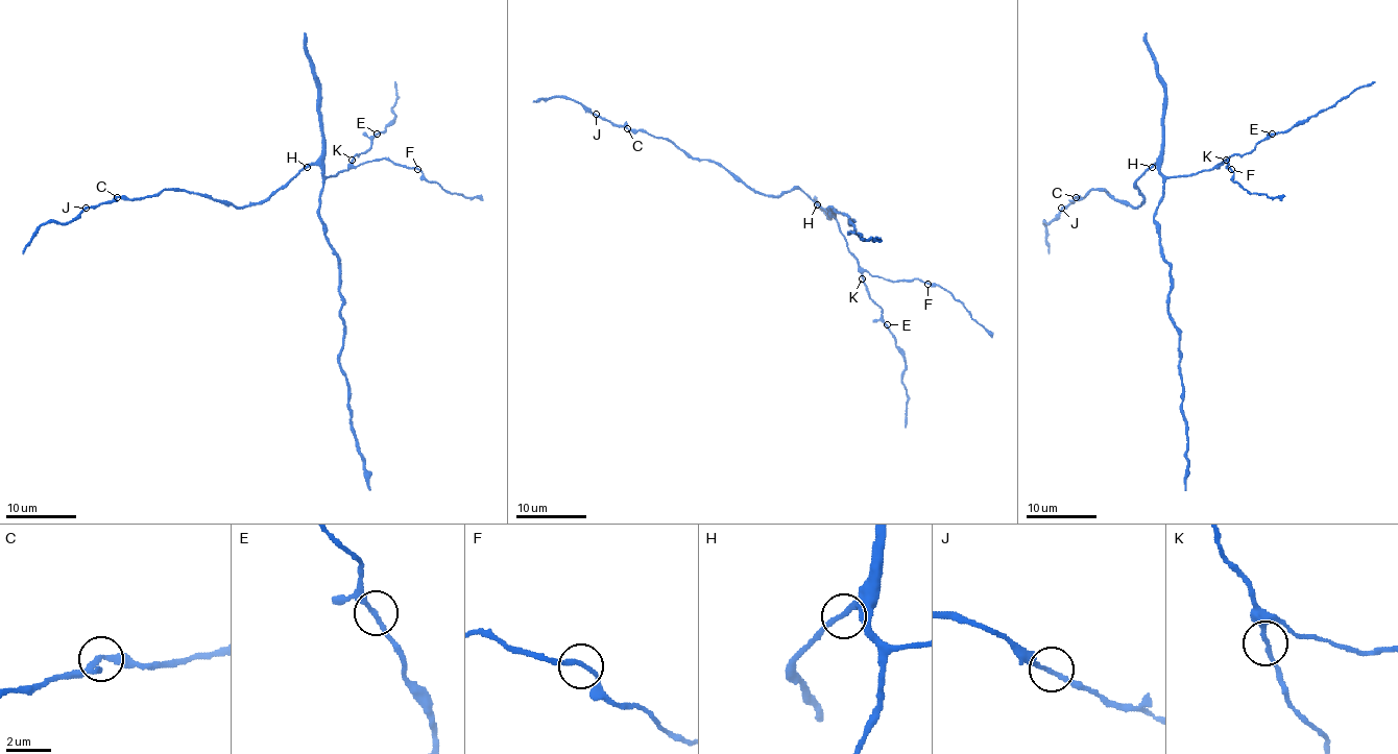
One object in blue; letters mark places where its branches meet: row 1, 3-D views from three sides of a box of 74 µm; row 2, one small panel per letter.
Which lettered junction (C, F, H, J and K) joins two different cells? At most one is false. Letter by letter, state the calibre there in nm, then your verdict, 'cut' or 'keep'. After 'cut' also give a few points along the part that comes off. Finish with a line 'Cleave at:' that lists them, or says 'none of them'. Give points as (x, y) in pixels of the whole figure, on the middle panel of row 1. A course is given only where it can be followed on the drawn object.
C: calibre 280 nm; keep
F: calibre 180 nm; keep
H: calibre 220 nm; keep
J: calibre 200 nm; keep
K: calibre 190 nm; keep
Cleave at: none of them

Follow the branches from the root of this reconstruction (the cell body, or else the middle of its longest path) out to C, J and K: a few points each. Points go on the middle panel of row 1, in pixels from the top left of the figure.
C: (817, 205), (798, 188), (778, 195), (753, 192), (716, 163), (690, 157), (665, 139), (627, 127)
J: (817, 205), (798, 188), (778, 195), (753, 192), (713, 162), (690, 157), (665, 139), (627, 129), (596, 114)
K: (817, 205), (832, 211), (862, 278)

